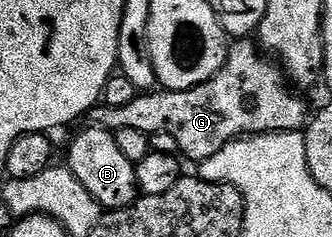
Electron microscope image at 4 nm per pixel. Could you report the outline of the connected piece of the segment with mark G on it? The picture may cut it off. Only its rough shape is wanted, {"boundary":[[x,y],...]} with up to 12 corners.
{"boundary":[[257,42],[208,81],[151,89],[89,122],[167,135],[193,161],[302,131],[306,103]]}

